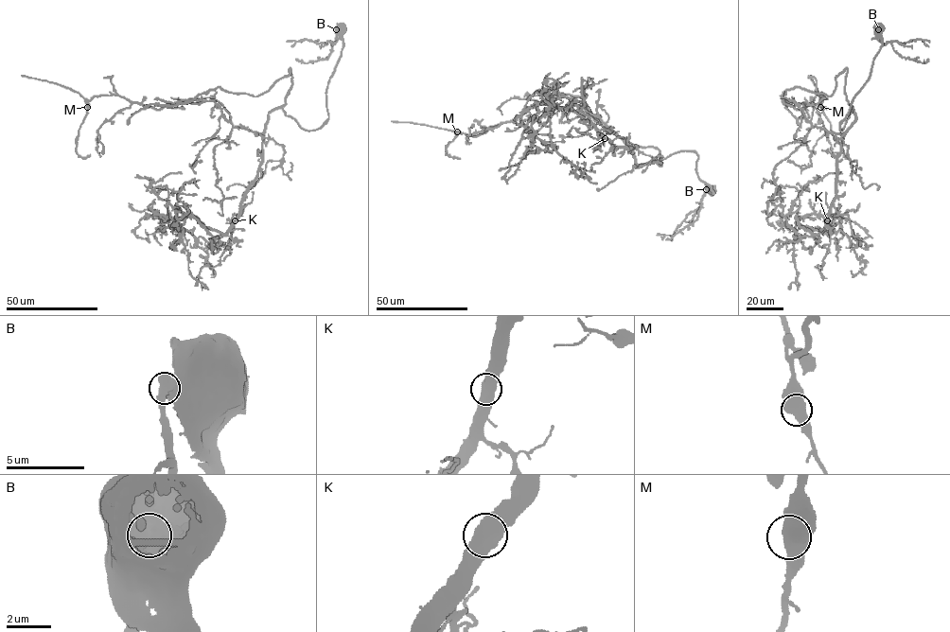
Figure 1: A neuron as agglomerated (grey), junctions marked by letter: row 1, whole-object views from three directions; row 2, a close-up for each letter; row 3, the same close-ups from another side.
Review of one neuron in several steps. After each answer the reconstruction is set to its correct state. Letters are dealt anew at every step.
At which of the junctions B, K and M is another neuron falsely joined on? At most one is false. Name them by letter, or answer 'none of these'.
B

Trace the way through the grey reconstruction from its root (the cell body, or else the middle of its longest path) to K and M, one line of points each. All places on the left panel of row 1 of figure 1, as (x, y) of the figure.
K: (341, 26), (343, 47), (326, 92), (328, 119), (306, 130), (281, 108), (269, 114), (262, 164), (235, 220)
M: (341, 26), (328, 119), (316, 130), (277, 108), (255, 132), (213, 100), (155, 109), (99, 96), (87, 107)

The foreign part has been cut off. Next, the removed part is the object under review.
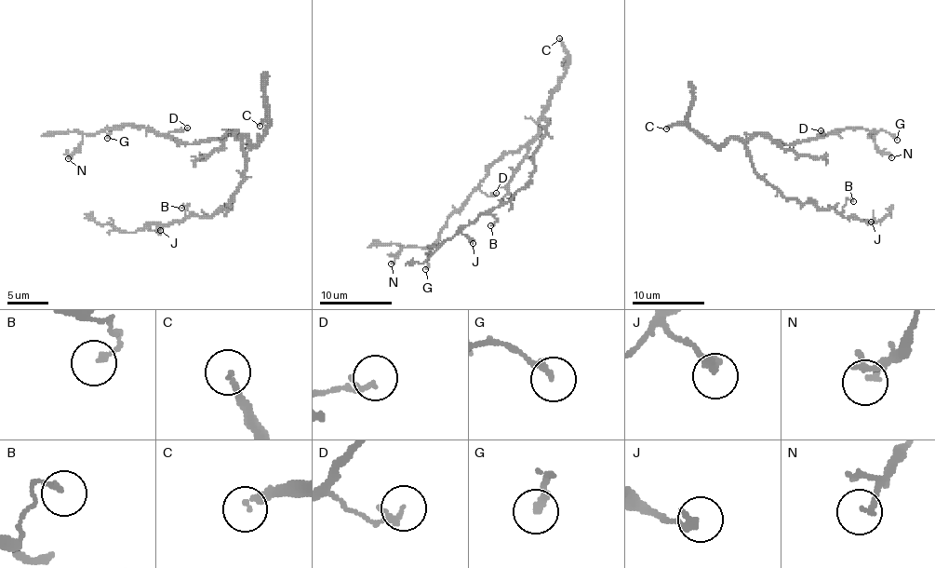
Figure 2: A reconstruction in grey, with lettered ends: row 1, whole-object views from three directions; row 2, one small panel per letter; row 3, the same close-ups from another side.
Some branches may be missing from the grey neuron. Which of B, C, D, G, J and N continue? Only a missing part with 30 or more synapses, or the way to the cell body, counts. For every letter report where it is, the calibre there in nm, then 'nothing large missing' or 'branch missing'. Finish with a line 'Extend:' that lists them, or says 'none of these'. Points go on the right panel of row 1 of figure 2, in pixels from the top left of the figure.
B: place (853, 201); calibre 130 nm; nothing large missing
C: place (666, 128); calibre 150 nm; branch missing
D: place (821, 130); calibre 160 nm; nothing large missing
G: place (897, 140); calibre 240 nm; nothing large missing
J: place (871, 222); calibre 280 nm; nothing large missing
N: place (891, 157); calibre 170 nm; nothing large missing
Extend: C

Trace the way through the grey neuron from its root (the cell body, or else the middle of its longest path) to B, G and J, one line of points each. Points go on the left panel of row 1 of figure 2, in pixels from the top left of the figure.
B: (243, 148), (245, 177), (226, 209), (216, 209), (209, 216), (187, 216), (181, 220), (187, 206), (181, 208)
G: (243, 148), (234, 131), (228, 131), (220, 138), (183, 144), (144, 128), (124, 126), (111, 128), (107, 138)
J: (243, 148), (245, 177), (231, 206), (209, 216), (189, 216), (148, 228), (160, 230)

